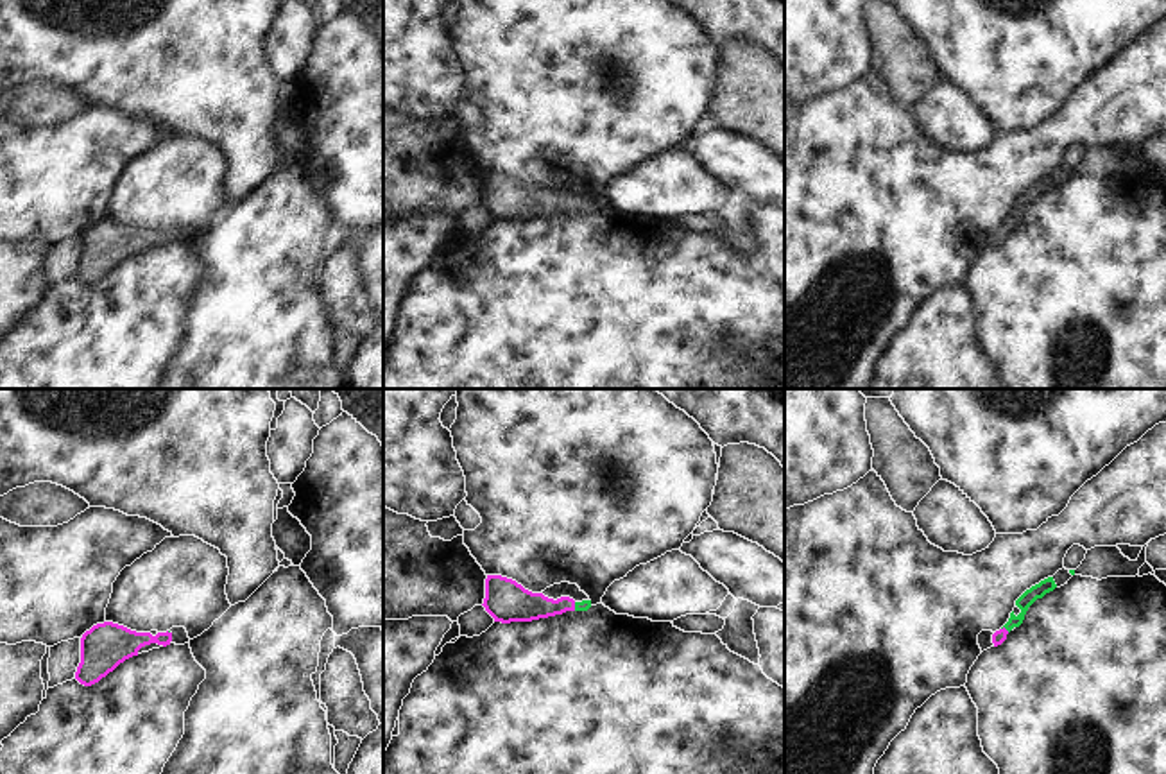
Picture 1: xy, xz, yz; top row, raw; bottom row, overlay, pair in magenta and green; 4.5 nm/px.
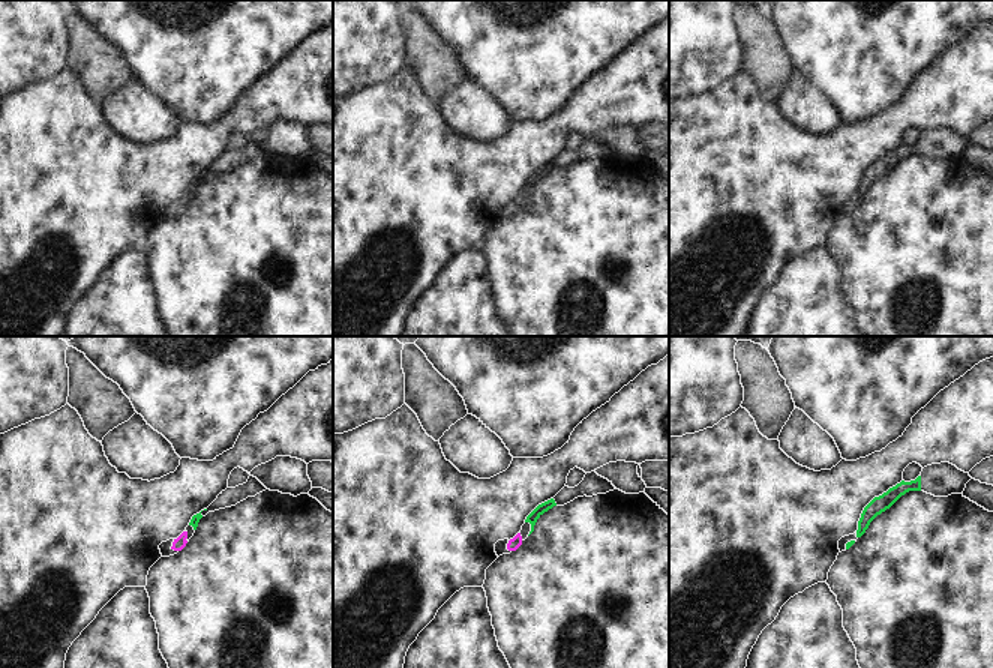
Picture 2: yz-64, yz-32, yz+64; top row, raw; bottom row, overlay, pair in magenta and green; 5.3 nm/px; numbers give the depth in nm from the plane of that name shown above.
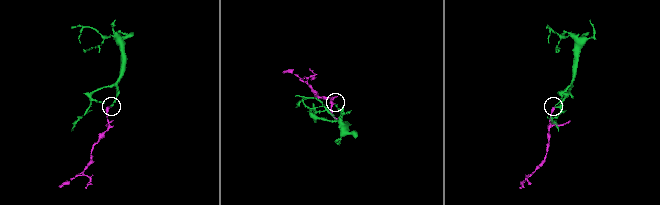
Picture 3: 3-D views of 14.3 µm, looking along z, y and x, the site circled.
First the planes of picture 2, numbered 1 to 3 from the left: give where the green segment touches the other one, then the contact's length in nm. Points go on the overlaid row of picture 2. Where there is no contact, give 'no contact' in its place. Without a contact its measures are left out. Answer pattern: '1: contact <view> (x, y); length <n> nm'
1: no contact
2: no contact
3: no contact

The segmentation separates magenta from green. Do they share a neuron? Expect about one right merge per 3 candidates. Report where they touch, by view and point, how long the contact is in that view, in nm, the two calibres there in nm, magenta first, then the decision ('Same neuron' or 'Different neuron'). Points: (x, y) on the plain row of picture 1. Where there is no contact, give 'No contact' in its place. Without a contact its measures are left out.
Touches magenta at yz (1003, 226). Shared border 40 nm. Thickness 60 nm (magenta) against 70 nm. Same neuron.

